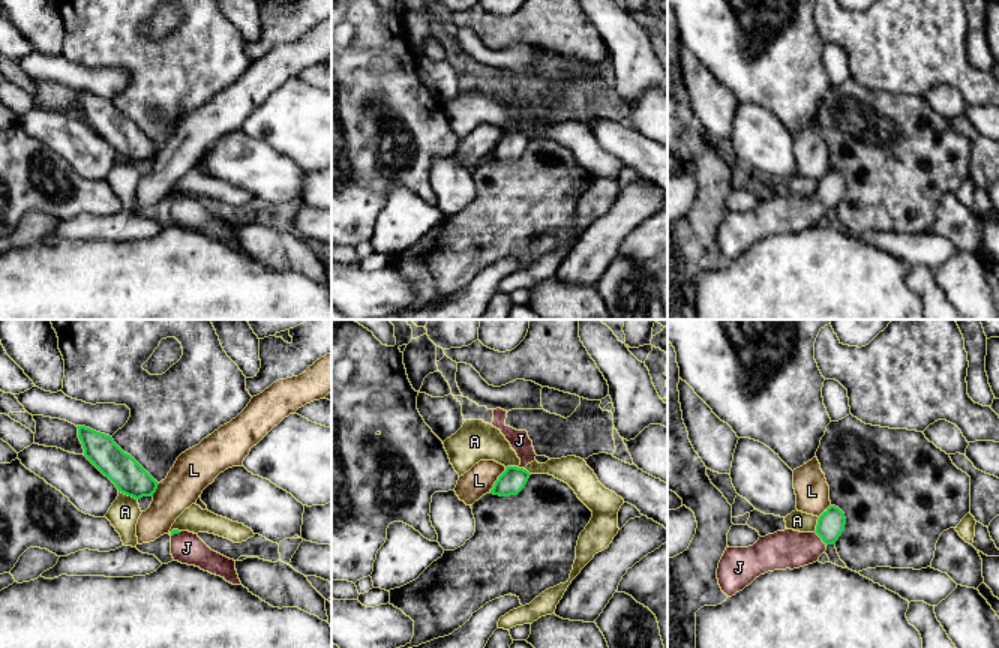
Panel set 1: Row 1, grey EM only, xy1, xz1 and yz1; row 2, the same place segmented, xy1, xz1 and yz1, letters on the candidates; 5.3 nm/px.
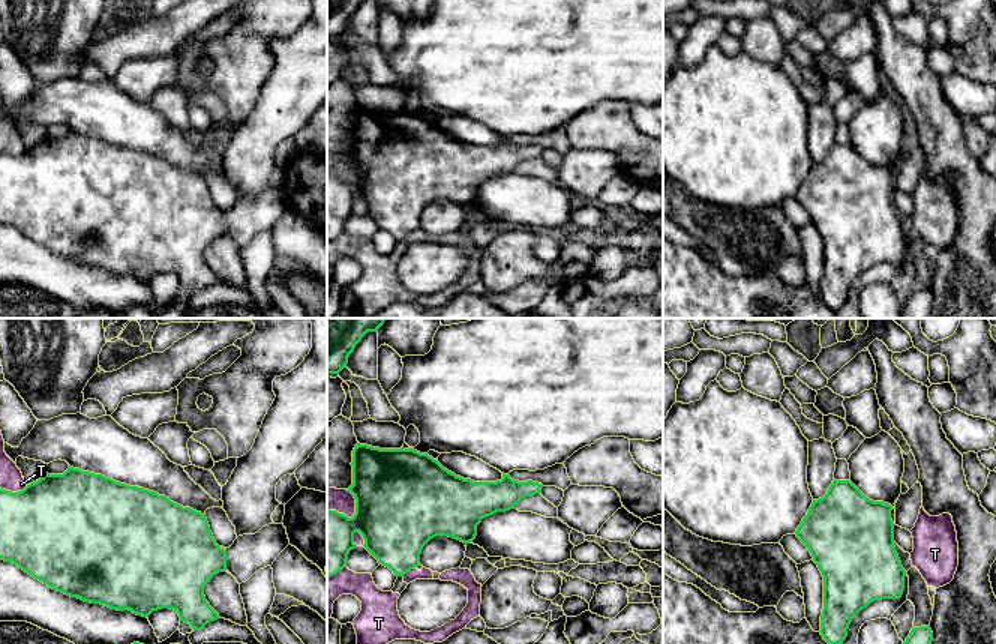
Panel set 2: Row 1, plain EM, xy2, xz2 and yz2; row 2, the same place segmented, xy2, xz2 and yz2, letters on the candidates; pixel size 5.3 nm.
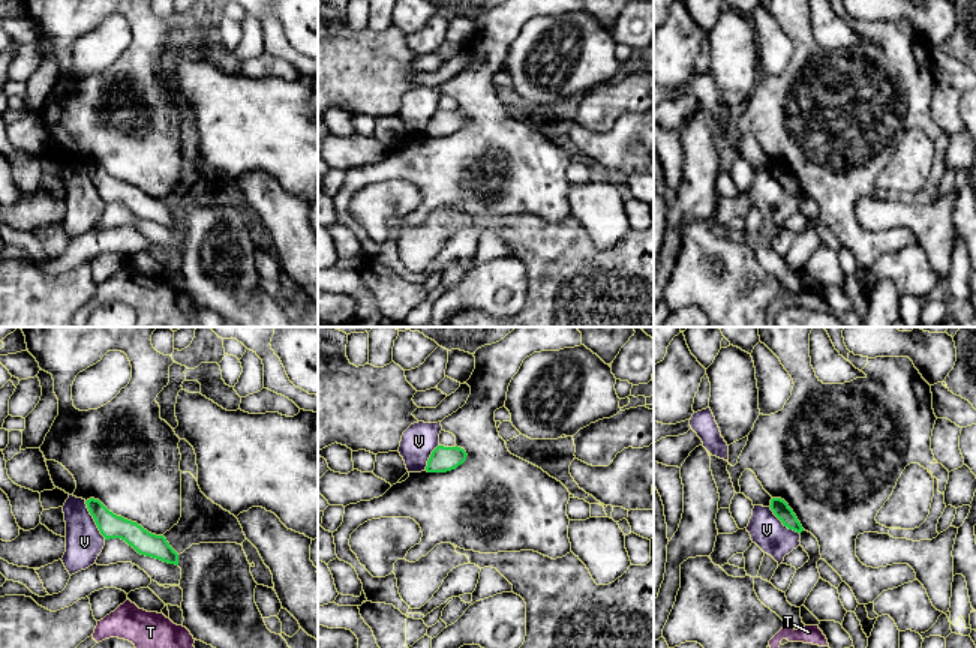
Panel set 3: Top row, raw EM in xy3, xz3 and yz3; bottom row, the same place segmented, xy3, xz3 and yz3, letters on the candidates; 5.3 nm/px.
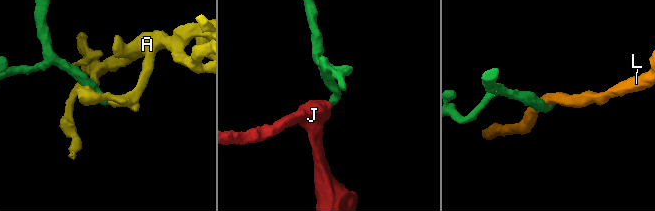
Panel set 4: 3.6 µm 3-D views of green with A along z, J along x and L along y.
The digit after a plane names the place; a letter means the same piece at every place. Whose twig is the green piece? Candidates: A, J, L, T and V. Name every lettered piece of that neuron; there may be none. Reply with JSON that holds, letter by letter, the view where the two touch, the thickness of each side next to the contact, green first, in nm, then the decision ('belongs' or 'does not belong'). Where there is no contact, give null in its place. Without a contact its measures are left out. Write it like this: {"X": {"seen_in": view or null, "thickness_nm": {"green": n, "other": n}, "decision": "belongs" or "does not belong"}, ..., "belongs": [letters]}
{"A": {"seen_in": "xy1", "thickness_nm": {"green": 180, "other": 160}, "decision": "does not belong"}, "J": {"seen_in": "yz1", "thickness_nm": {"green": 140, "other": 200}, "decision": "belongs"}, "L": {"seen_in": "xz1", "thickness_nm": {"green": 140, "other": 160}, "decision": "does not belong"}, "T": {"seen_in": "xz2", "thickness_nm": {"green": 420, "other": 120}, "decision": "does not belong"}, "V": {"seen_in": "xy3", "thickness_nm": {"green": 130, "other": 200}, "decision": "does not belong"}, "belongs": ["J"]}

